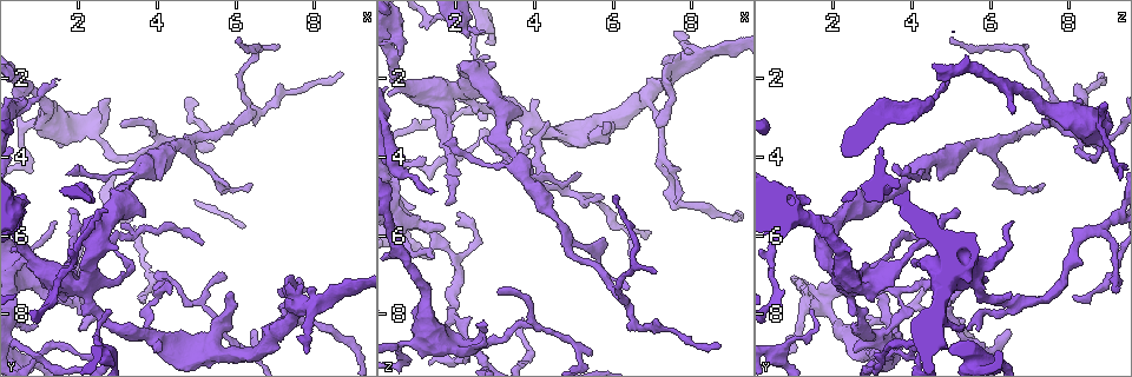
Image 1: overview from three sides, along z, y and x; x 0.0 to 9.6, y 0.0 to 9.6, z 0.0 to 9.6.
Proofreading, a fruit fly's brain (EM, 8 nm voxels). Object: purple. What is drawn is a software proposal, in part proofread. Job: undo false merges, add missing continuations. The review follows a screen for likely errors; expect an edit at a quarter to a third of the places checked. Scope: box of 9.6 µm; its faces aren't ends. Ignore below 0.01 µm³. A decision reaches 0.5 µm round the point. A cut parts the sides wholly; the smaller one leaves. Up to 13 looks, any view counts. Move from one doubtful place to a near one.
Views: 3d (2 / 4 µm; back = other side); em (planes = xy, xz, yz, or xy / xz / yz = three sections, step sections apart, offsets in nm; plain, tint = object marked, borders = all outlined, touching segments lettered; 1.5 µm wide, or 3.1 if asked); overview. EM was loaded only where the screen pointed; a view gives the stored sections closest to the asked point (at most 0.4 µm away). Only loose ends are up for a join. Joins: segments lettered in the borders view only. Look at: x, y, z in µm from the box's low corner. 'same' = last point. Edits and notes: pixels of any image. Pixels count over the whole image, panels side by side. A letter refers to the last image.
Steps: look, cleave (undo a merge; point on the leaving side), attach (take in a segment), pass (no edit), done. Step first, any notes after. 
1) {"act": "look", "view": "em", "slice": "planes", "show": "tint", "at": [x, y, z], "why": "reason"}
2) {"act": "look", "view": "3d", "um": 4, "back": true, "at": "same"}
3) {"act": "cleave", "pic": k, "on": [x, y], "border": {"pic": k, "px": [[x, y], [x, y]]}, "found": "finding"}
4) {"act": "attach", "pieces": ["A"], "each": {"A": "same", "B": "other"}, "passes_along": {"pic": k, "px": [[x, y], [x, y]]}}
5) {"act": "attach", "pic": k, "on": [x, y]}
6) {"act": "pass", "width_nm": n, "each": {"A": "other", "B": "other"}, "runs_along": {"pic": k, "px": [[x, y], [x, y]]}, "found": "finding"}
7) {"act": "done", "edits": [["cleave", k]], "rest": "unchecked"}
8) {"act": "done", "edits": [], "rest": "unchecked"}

{"act": "look", "view": "em", "slice": "yz", "step": 4, "show": "borders", "at": [6.35, 8.45, 6.55], "why": "tapers out"}

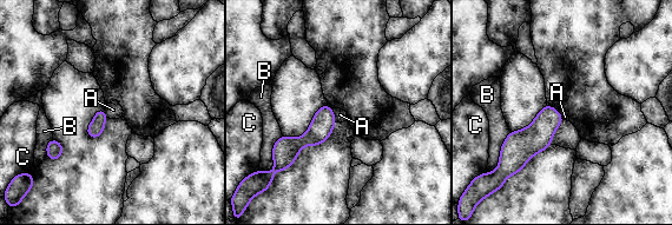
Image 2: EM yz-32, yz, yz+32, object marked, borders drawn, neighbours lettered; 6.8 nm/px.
{"act": "look", "view": "em", "slice": "planes", "show": "borders", "at": "same"}

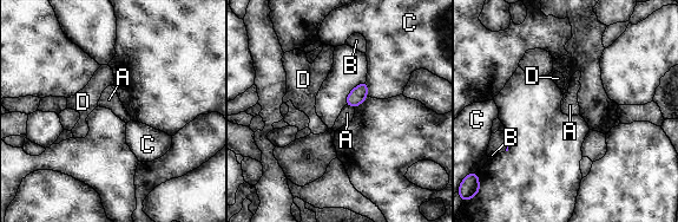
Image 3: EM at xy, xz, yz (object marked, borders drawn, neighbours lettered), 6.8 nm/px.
{"act": "pass", "width_nm": 110, "each": {"A": "other", "B": "other", "C": "other", "D": "other"}, "border": {"pic": 3, "px": [[346, 104], [353, 108]]}, "found": "no lettered segment goes on from it"}

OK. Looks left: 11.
{"act": "look", "view": "em", "slice": "planes", "show": "borders", "at": [5.75, 6.90, 5.00], "why": "tapers out"}

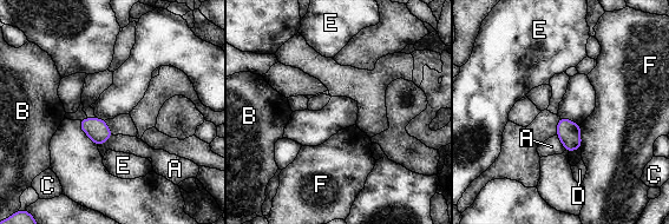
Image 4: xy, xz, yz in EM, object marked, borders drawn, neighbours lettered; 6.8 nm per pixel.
{"act": "pass", "each": {"A": "other", "B": "other", "C": "other", "D": "other", "E": "other", "F": "other"}, "border": {"pic": 4, "px": [[579, 124], [581, 147]]}, "found": "none of them fits"}

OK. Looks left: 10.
{"act": "look", "view": "3d", "um": 2, "at": [4.30, 7.25, 3.05], "why": "tapers out"}

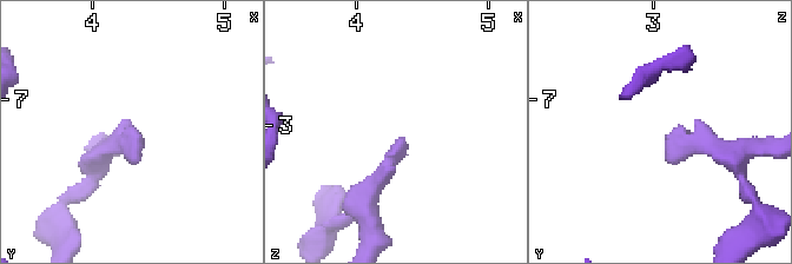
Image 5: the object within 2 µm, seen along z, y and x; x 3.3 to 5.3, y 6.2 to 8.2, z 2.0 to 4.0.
{"act": "look", "view": "em", "slice": "xy", "step": 4, "show": "plain", "at": [4.36, 7.28, 3.10]}

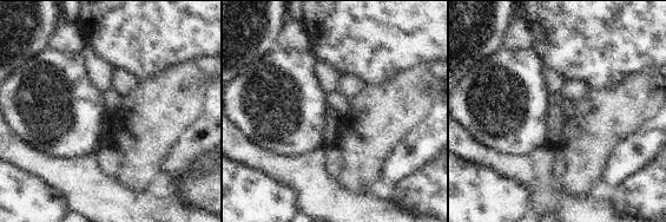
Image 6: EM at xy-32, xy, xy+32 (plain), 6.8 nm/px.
{"act": "look", "view": "em", "slice": "xy", "step": 4, "show": "borders", "at": "same"}

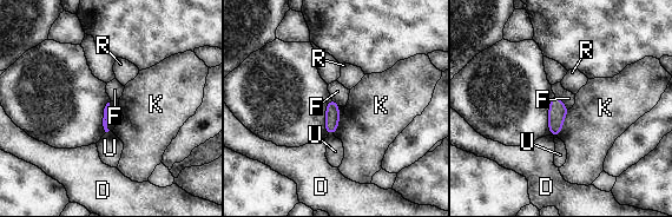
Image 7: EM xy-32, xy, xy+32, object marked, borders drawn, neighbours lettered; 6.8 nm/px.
{"act": "pass", "each": {"D": "other", "F": "other", "K": "other", "R": "other", "U": "other"}, "border": {"pic": 7, "px": [[554, 93], [568, 109]]}, "found": "none of them fits"}

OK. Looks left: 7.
{"act": "look", "view": "em", "slice": "planes", "show": "borders", "at": [7.90, 8.90, 0.80], "why": "free end"}

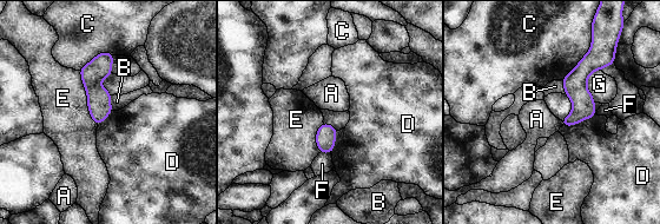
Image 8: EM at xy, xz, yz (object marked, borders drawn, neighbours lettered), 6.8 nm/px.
{"act": "pass", "each": {"A": "other", "B": "other", "C": "other", "D": "other", "E": "other", "F": "other", "G": "other"}, "runs_along": {"pic": 8, "px": [[592, 53], [579, 110], [563, 123]]}, "found": "no lettered segment goes on from it"}

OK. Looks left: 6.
{"act": "look", "view": "3d", "um": 2, "at": [2.65, 5.35, 0.75], "why": "thin end"}

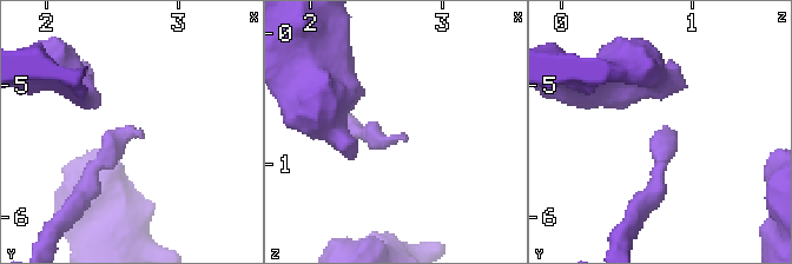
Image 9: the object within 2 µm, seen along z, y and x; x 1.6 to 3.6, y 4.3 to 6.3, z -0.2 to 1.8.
{"act": "look", "view": "em", "slice": "planes", "show": "plain", "at": [2.70, 5.36, 0.80]}

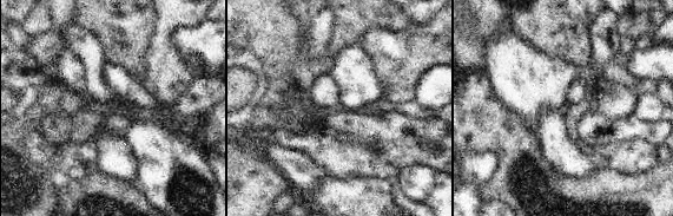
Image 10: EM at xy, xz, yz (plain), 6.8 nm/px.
{"act": "look", "view": "em", "slice": "planes", "show": "borders", "at": "same"}

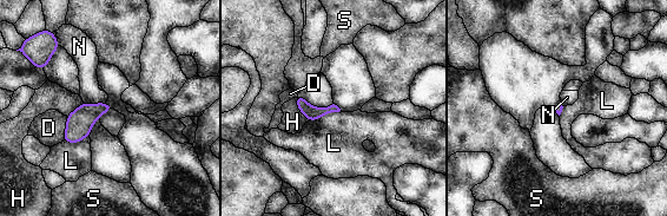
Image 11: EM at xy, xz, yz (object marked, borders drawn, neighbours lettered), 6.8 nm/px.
{"act": "pass", "each": {"D": "other", "H": "other", "L": "other", "N": "other", "S": "other"}, "border": {"pic": 11, "px": [[339, 110], [309, 120]]}, "found": "no lettered segment goes on from it"}

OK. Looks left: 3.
{"act": "done", "edits": [], "rest": "unchecked"}

